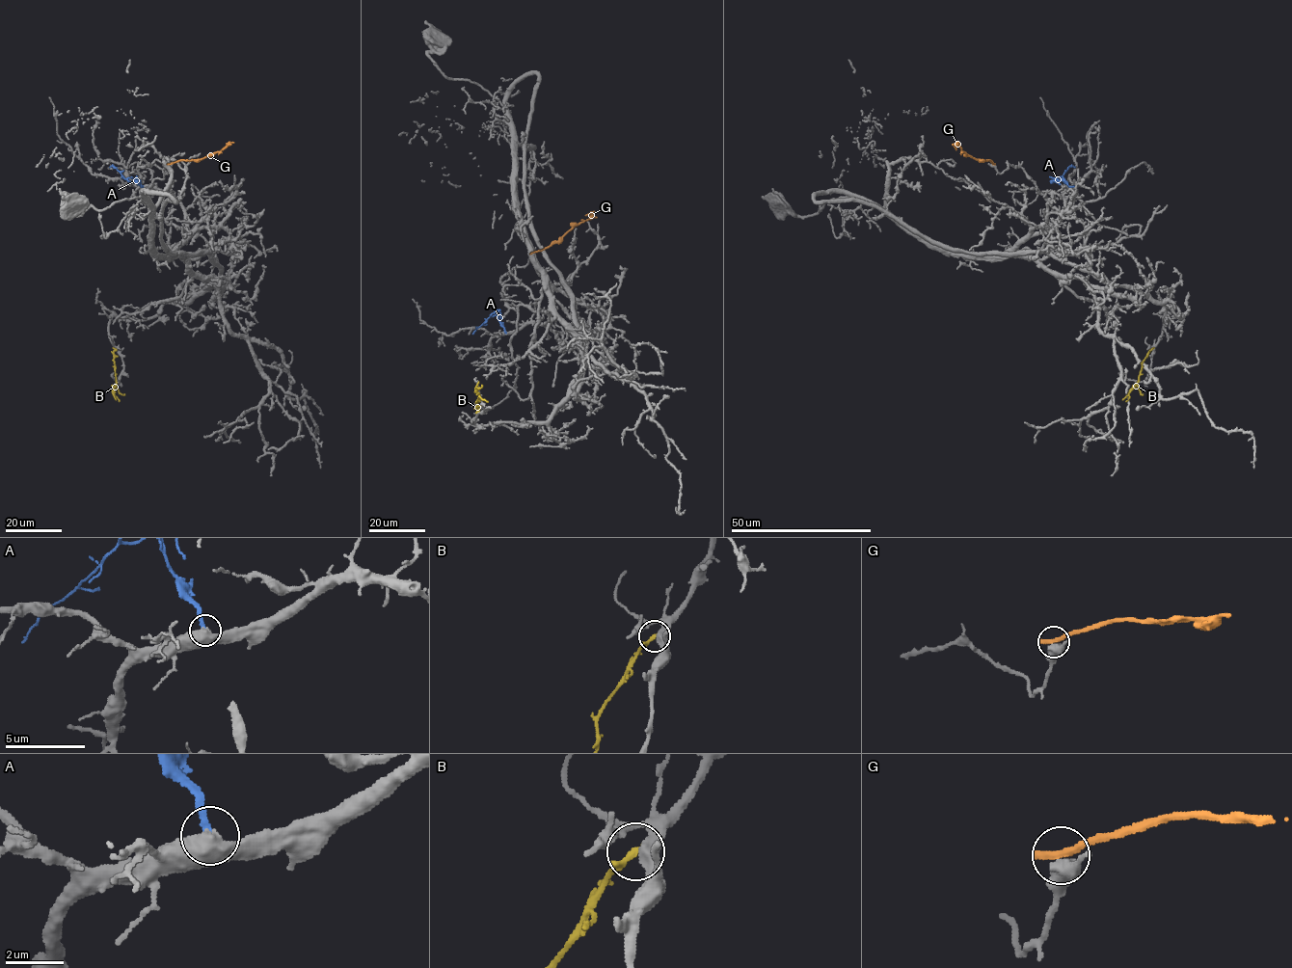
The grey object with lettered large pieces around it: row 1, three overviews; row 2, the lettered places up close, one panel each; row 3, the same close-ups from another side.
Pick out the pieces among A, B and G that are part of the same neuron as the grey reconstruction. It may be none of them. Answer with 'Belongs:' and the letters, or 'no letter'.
Belongs: no letter

